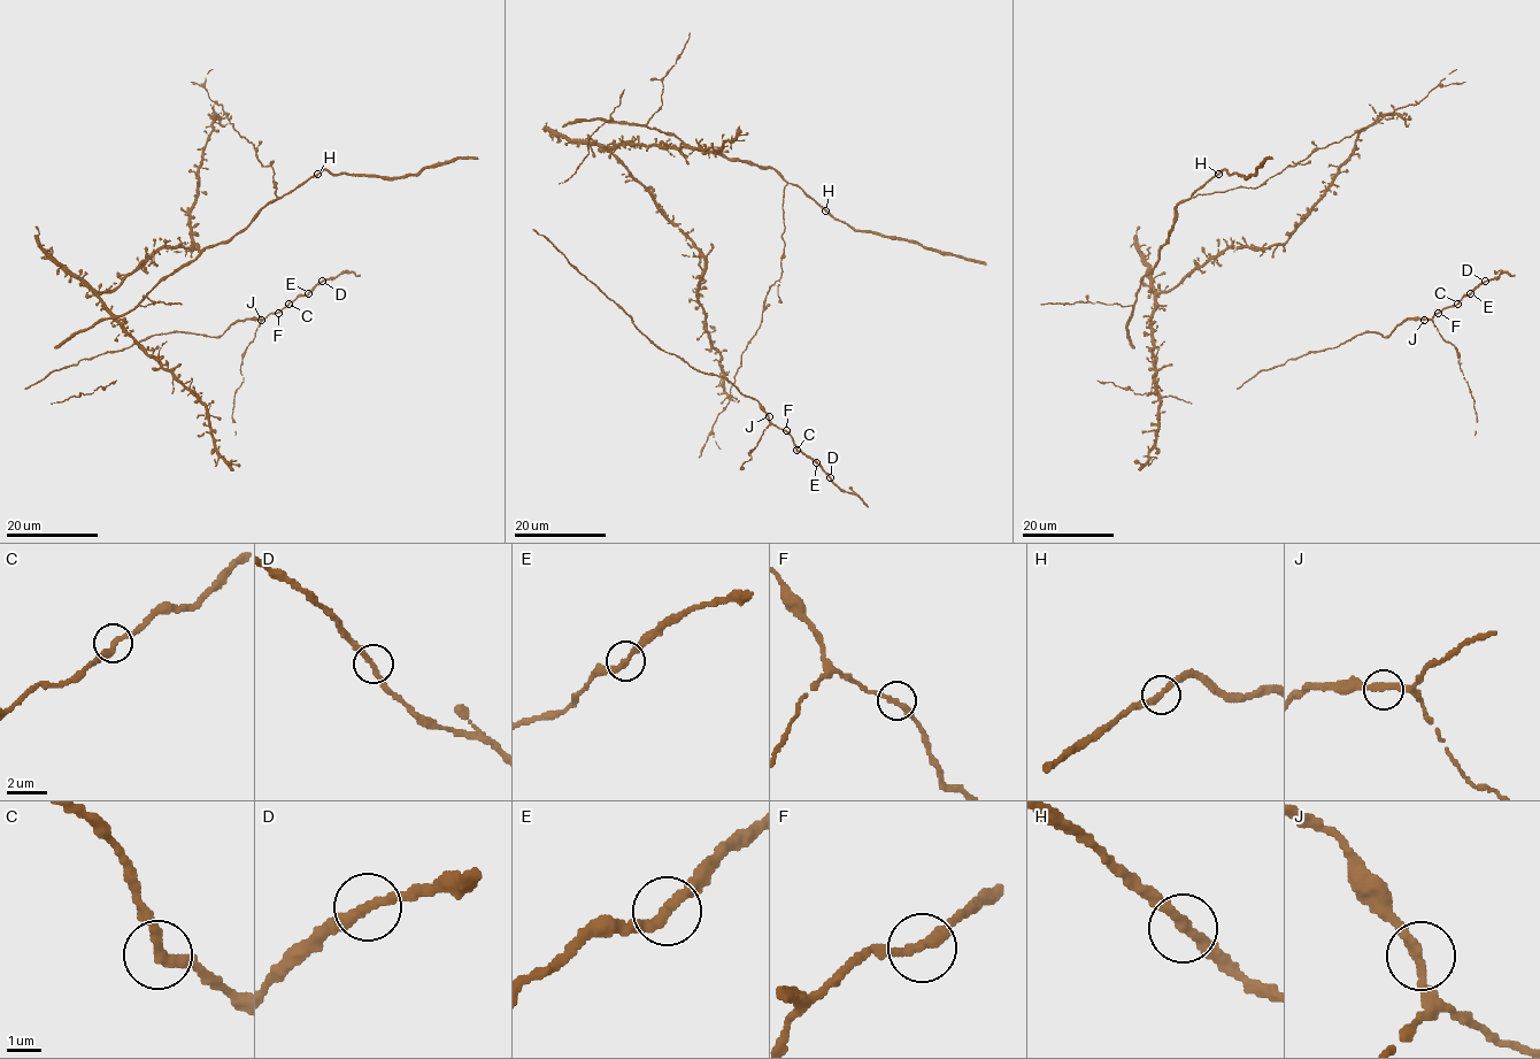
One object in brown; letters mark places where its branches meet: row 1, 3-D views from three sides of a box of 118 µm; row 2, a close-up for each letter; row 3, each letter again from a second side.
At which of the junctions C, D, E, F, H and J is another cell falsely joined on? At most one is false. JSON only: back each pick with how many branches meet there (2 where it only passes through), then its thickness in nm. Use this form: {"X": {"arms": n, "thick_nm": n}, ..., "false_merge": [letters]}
{"false_merge": []}

